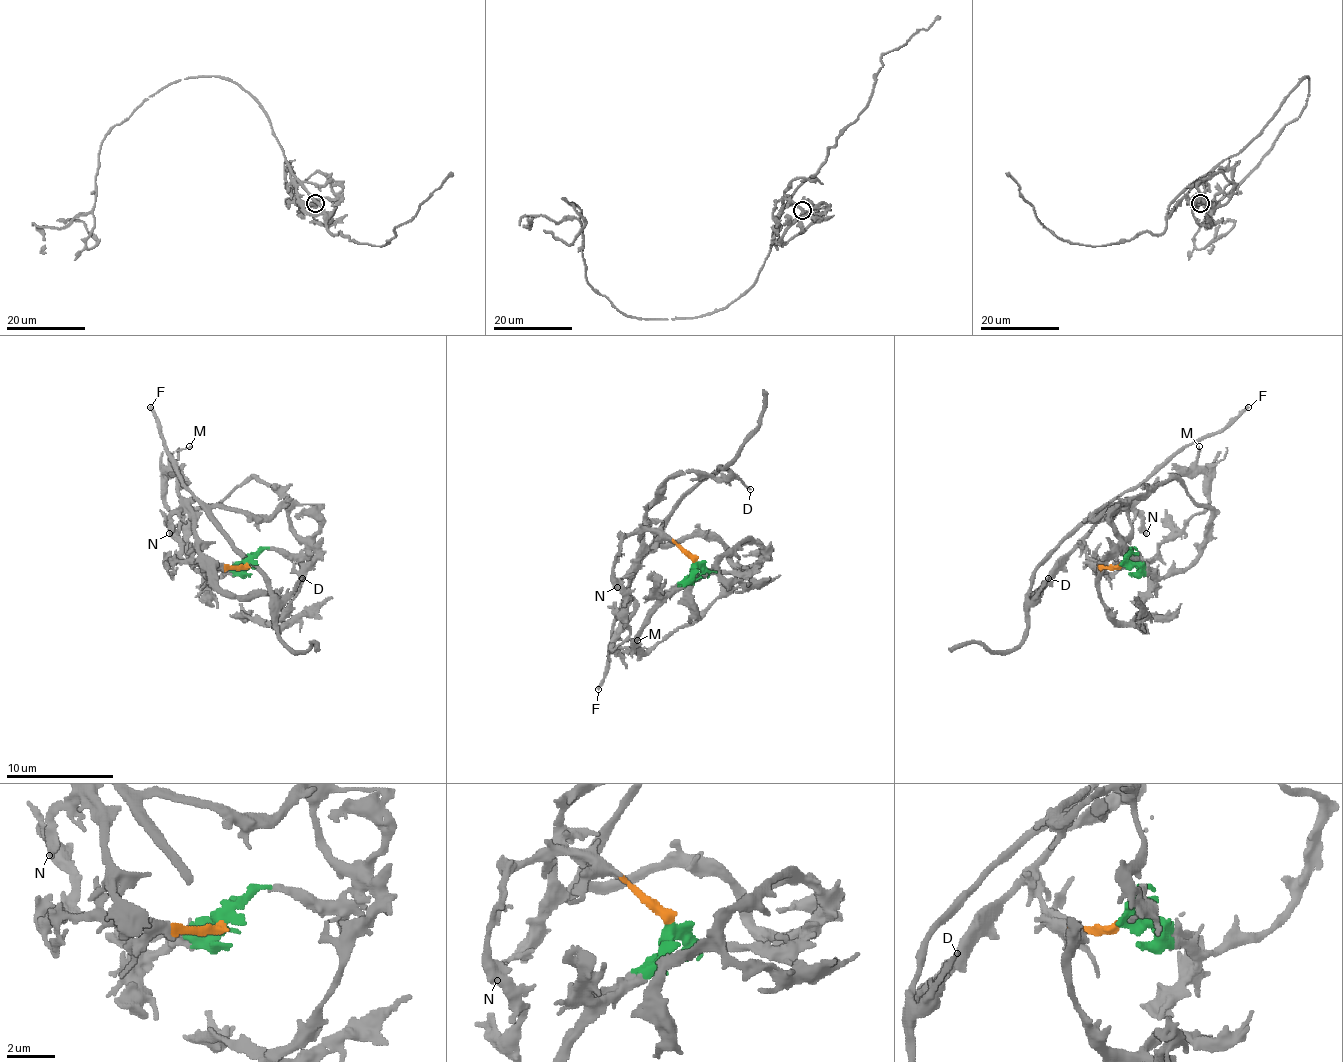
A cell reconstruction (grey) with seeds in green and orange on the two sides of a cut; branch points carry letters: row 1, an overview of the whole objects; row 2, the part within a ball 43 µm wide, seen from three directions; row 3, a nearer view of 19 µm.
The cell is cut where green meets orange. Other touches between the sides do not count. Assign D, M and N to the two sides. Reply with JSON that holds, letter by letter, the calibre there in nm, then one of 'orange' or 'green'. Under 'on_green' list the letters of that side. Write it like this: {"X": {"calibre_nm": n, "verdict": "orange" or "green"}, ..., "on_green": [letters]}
{"D": {"calibre_nm": 150, "verdict": "green"}, "M": {"calibre_nm": 110, "verdict": "orange"}, "N": {"calibre_nm": 240, "verdict": "orange"}, "on_green": ["D"]}

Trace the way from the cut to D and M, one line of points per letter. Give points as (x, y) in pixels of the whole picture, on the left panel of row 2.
D: (246, 564), (265, 548), (303, 548), (281, 504), (268, 515), (211, 510), (211, 523), (281, 599), (303, 577)
M: (246, 564), (206, 561), (195, 545), (195, 523), (179, 499), (185, 478), (171, 464), (176, 451), (190, 445)

